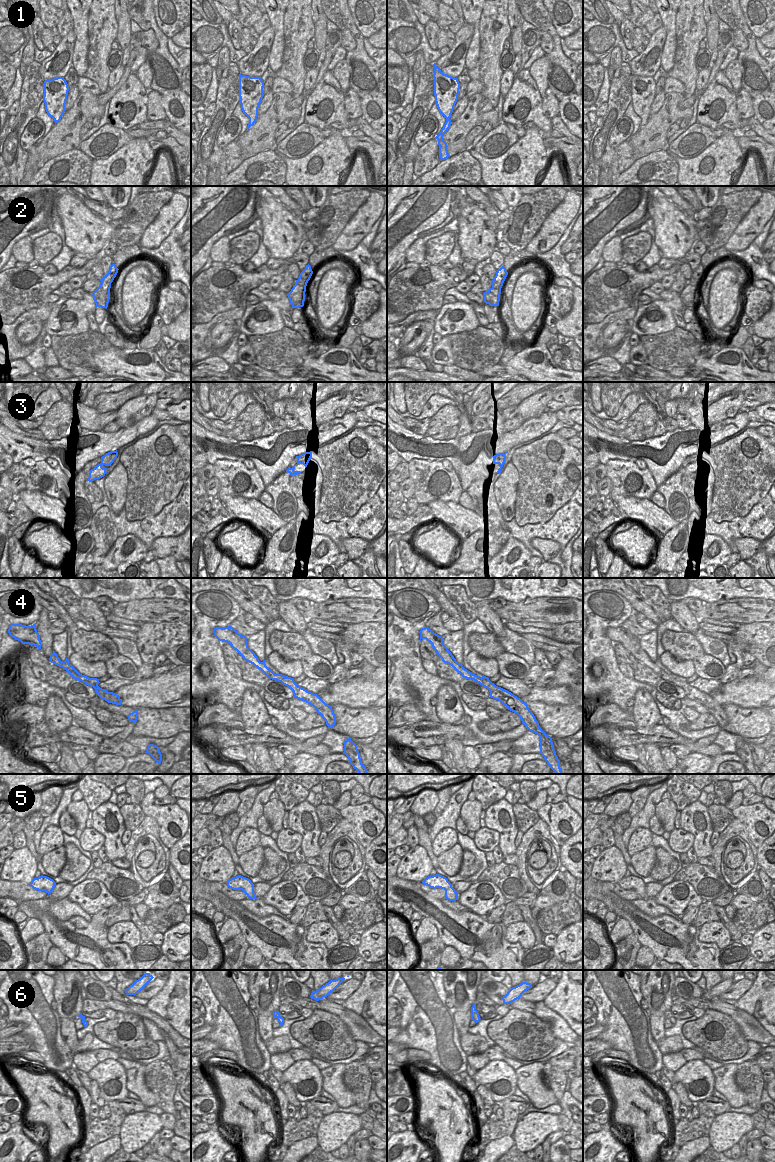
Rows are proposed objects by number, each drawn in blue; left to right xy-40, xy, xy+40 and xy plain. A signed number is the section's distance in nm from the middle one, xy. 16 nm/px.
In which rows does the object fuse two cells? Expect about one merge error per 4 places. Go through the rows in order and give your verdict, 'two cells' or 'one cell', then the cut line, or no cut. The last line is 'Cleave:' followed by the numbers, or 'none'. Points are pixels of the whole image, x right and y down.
1: one cell | no cut
2: two cells | xy (295, 283), (305, 287)
3: two cells | xy+40 (503, 463), (500, 467)
4: one cell | no cut
5: one cell | no cut
6: one cell | no cut
Cleave: 2, 3

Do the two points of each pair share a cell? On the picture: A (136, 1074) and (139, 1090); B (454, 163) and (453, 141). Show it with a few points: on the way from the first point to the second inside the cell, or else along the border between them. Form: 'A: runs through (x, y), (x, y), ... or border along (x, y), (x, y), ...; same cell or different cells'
A: runs through (136, 1078), (137, 1086); same cell
B: border along (469, 150), (457, 152), (449, 157); different cells

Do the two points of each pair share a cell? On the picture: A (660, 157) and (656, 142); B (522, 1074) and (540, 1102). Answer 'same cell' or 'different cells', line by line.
A: different cells
B: same cell

